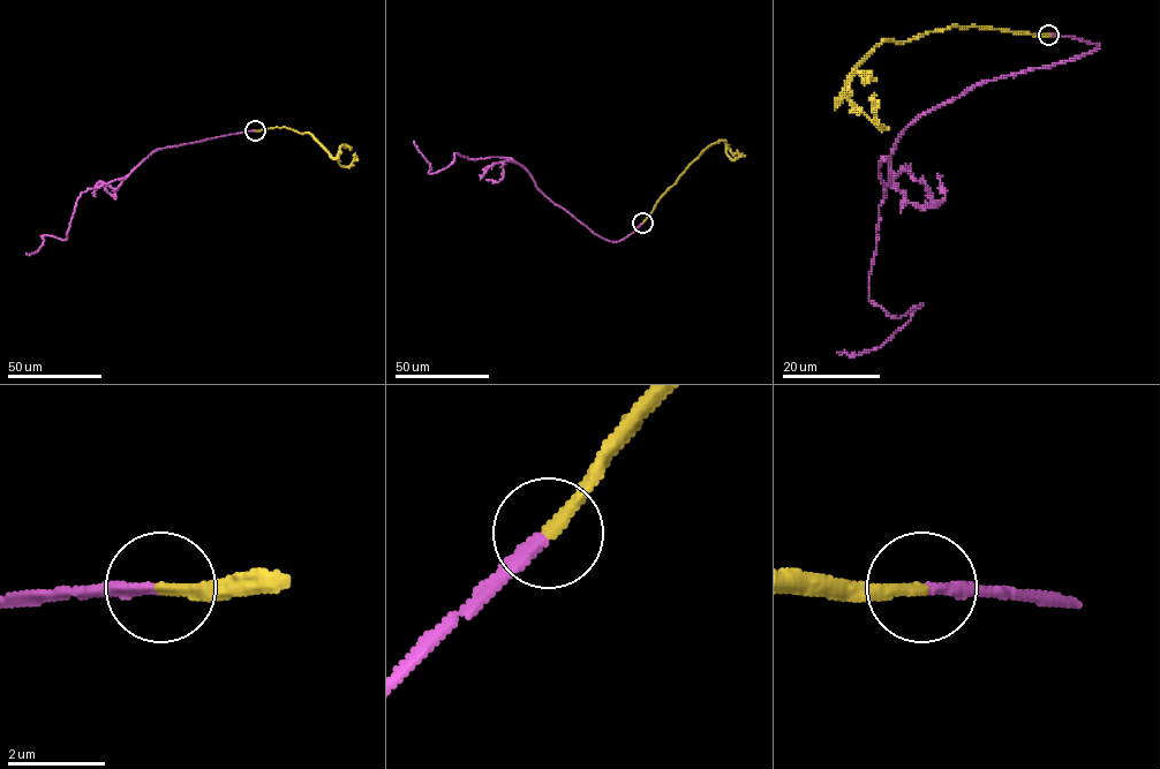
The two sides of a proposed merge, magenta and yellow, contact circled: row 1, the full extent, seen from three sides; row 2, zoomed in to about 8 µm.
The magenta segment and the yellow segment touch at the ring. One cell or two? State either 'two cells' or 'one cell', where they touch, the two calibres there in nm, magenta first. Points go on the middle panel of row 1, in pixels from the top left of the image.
one cell | (642, 223) | 240/240 nm

